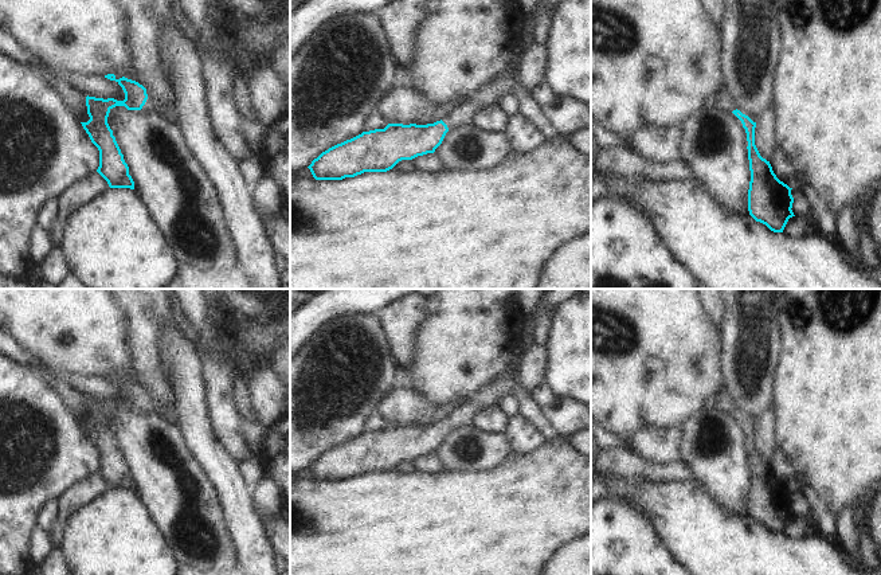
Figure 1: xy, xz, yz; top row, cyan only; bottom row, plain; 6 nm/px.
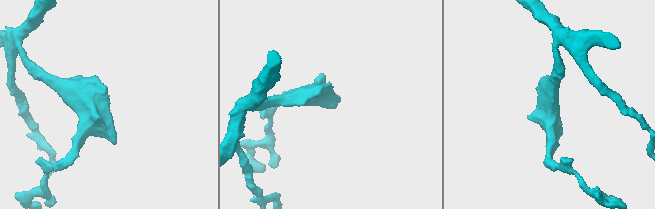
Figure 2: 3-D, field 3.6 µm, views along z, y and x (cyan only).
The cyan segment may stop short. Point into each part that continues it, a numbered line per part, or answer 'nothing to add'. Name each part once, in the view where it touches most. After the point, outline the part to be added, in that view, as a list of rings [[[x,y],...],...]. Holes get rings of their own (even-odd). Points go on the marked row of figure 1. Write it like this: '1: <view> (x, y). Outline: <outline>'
1: xy (152, 105). Outline: [[[148,95],[148,99],[141,110],[144,113],[157,113],[165,118],[171,117],[171,106],[163,105],[152,95]]]

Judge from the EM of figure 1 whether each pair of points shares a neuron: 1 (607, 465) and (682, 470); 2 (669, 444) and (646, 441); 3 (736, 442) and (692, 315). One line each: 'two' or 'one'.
1: one
2: one
3: two

